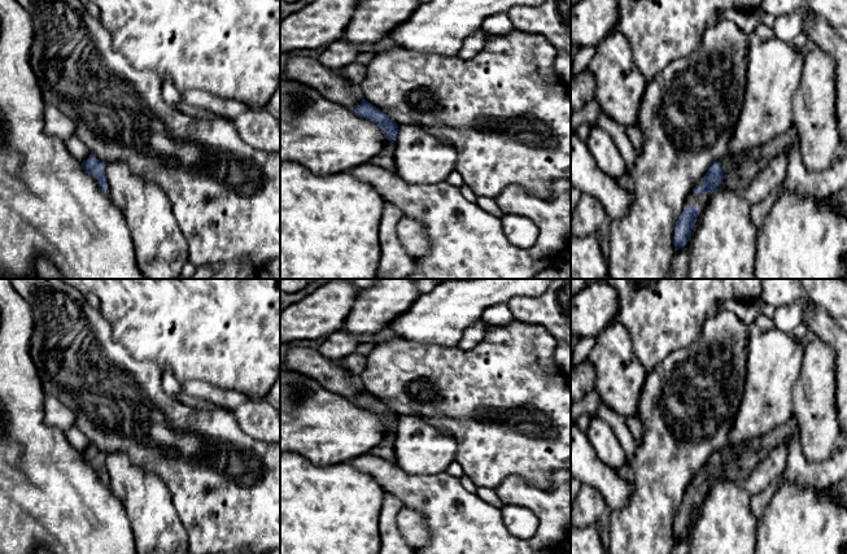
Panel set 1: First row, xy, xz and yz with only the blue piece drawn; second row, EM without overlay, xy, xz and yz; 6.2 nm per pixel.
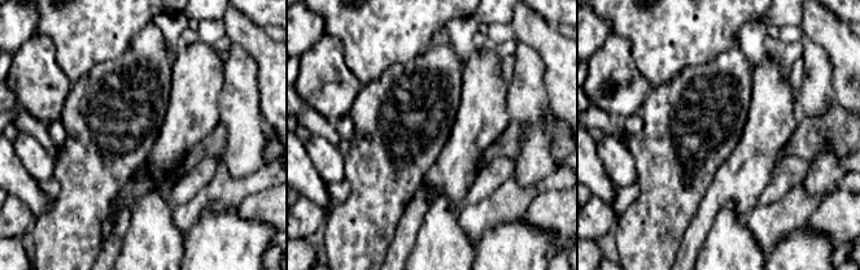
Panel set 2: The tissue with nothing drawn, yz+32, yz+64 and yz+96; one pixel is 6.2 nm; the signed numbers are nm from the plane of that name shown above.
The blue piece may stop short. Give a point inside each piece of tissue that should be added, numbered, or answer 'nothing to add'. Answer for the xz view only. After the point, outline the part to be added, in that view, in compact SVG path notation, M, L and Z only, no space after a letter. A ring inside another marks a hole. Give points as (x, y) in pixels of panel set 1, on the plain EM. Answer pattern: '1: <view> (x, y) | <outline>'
1: xz (385, 448) | M385 428L381 441L371 450L371 454L396 462L394 441L396 433L392 433Z

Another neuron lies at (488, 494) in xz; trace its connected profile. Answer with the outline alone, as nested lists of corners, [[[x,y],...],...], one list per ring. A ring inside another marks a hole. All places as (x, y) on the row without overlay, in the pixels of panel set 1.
[[[479,488],[476,494],[481,500],[484,500],[484,501],[494,505],[495,507],[498,507],[499,510],[505,506],[505,502],[499,498],[499,496],[498,496],[495,489],[492,489],[492,488]]]

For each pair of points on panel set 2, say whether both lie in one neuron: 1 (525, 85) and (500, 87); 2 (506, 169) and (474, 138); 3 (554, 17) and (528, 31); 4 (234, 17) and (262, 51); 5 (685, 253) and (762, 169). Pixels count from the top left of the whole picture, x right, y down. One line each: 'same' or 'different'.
1: different
2: different
3: different
4: same
5: same

